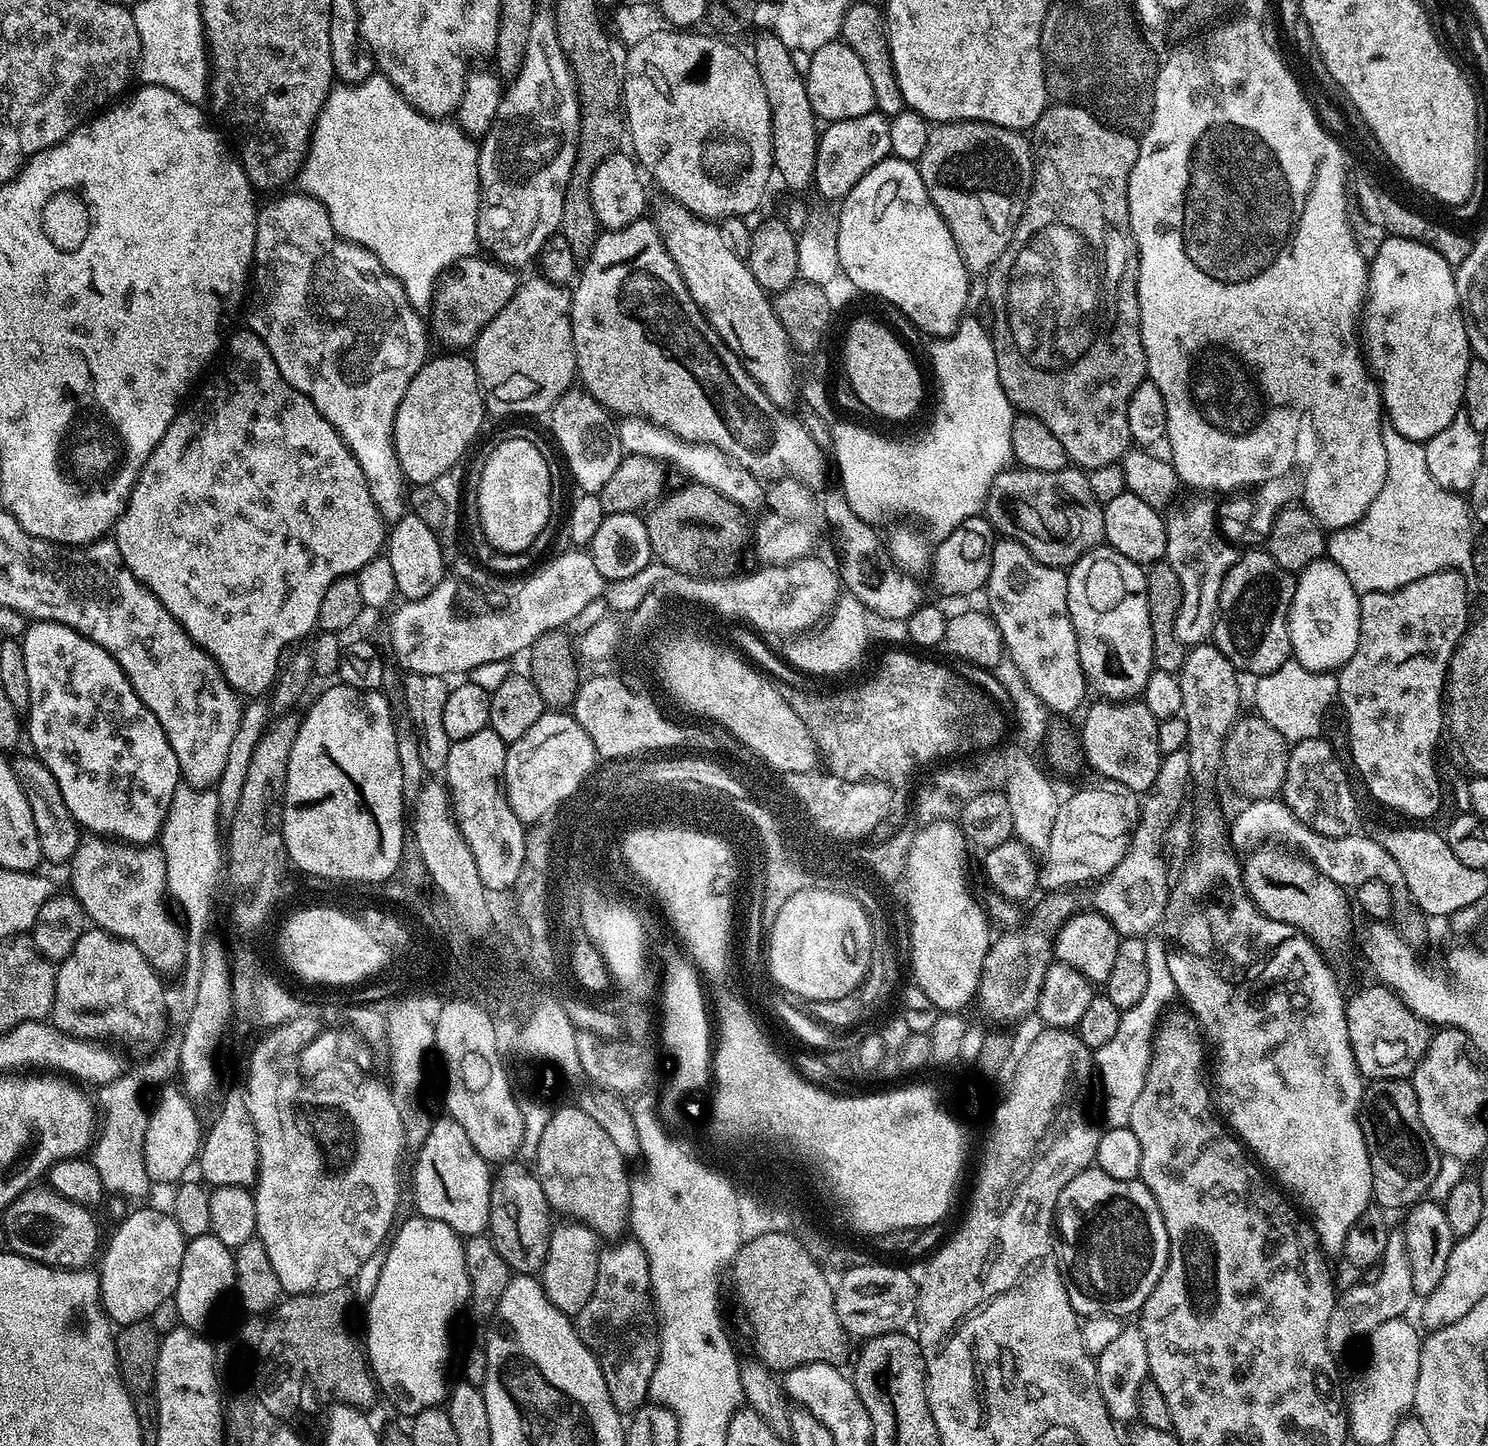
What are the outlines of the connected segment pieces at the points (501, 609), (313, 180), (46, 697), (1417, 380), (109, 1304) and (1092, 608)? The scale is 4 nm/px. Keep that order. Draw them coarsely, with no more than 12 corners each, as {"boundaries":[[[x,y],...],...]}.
{"boundaries":[[[574,548],[517,578],[459,556],[388,628],[407,673],[465,675],[569,625],[606,581]],[[384,76],[328,92],[299,191],[432,307],[479,147]],[[22,635],[26,740],[81,829],[151,845],[182,782],[101,644]],[[1386,236],[1362,344],[1387,423],[1426,442],[1461,415],[1456,274]],[[129,1211],[100,1264],[113,1325],[173,1299],[186,1237],[167,1211]],[[1092,548],[1067,573],[1084,679],[1139,697],[1154,670],[1146,572]]]}

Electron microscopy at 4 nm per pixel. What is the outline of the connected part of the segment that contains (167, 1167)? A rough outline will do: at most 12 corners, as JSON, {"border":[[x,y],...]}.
{"border":[[168,1082],[148,1112],[146,1174],[185,1179],[202,1128],[183,1087]]}

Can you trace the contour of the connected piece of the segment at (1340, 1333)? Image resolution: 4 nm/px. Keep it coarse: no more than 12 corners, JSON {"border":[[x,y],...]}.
{"border":[[1403,1231],[1376,1280],[1341,1291],[1328,1346],[1399,1320],[1417,1299]]}

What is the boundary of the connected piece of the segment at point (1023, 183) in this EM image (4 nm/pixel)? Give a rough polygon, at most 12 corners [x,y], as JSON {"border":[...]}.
{"border":[[940,122],[918,167],[969,273],[1032,193],[1029,137]]}

